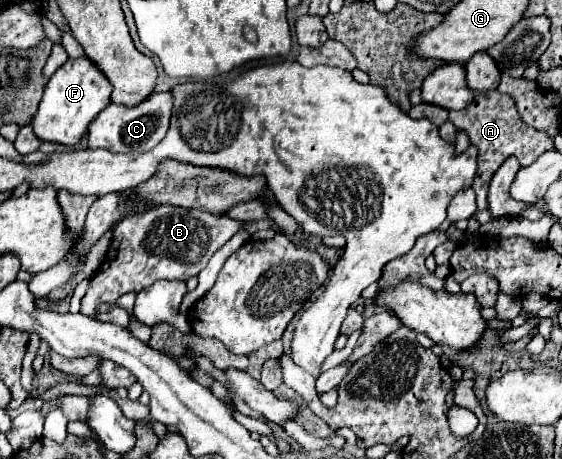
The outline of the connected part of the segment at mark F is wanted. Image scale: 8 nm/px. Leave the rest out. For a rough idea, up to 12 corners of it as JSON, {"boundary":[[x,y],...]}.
{"boundary":[[68,59],[32,119],[40,141],[74,147],[110,103],[90,59]]}

